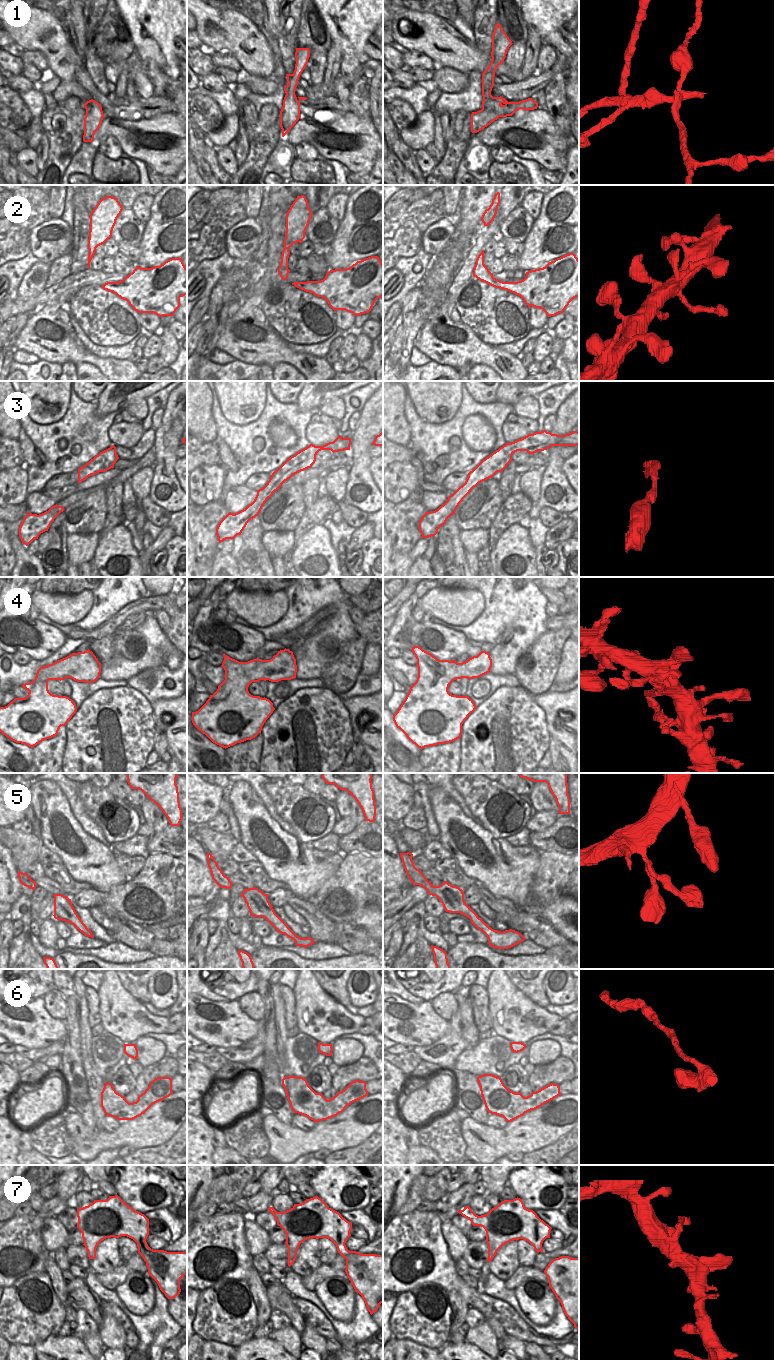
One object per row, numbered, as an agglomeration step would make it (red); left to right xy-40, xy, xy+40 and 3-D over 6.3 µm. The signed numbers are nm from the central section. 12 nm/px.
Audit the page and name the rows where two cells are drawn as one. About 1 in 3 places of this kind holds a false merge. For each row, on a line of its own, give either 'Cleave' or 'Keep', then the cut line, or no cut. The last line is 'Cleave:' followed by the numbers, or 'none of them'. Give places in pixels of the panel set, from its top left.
1: Cleave. Split along xy+40 (493, 97), (491, 100), (492, 106), (489, 109), (482, 109)
2: Keep. No split
3: Keep. No split
4: Keep. No split
5: Keep. No split
6: Keep. No split
7: Keep. No split
Cleave: 1.

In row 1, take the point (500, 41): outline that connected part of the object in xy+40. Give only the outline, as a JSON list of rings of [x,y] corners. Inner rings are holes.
[[[497,23],[492,34],[492,60],[488,68],[482,73],[482,109],[492,109],[493,102],[491,100],[493,96],[491,95],[491,91],[494,86],[495,71],[504,62],[507,51],[512,44],[512,41],[503,31],[501,25]]]

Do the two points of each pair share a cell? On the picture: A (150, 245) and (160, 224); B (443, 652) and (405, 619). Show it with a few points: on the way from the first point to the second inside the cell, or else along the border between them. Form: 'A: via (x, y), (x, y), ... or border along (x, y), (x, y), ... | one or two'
A: via (155, 240), (160, 229) | one
B: via (445, 638), (434, 627), (419, 627) | one

